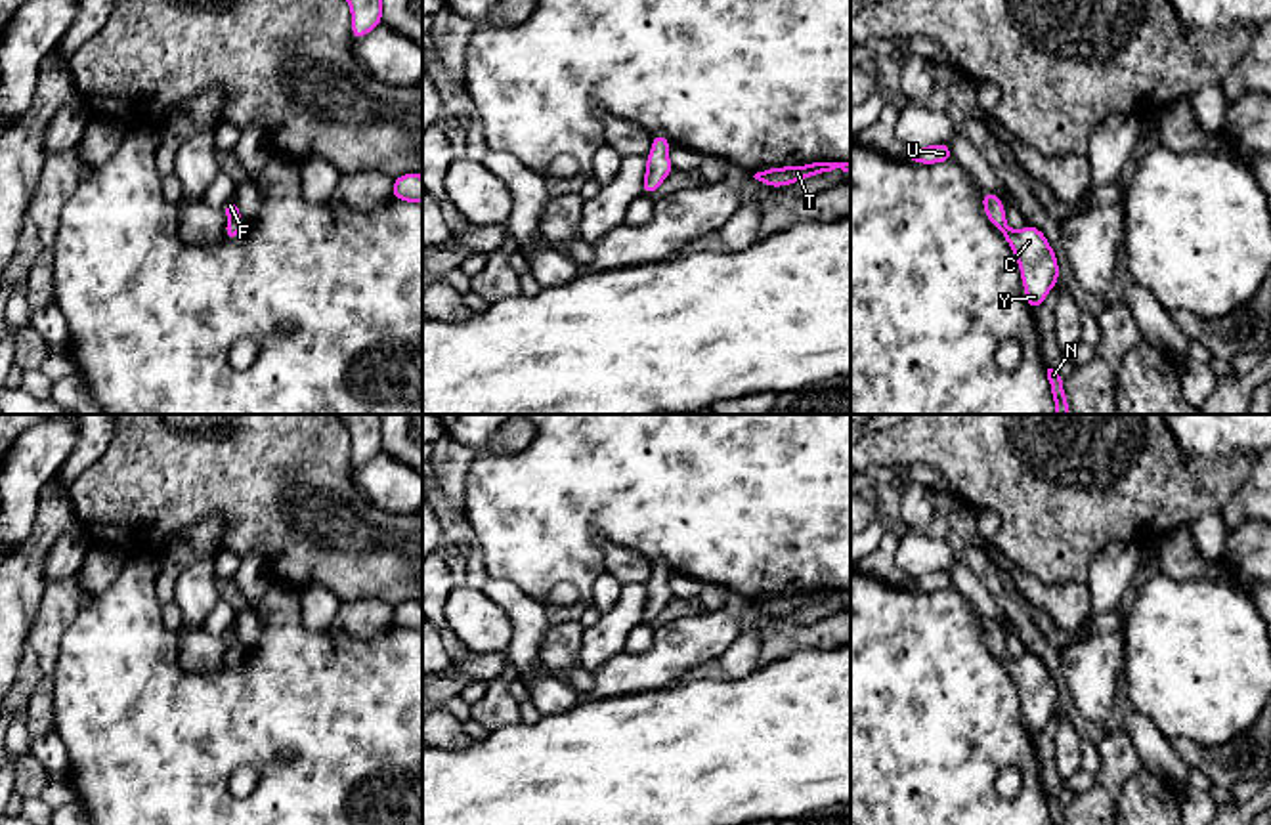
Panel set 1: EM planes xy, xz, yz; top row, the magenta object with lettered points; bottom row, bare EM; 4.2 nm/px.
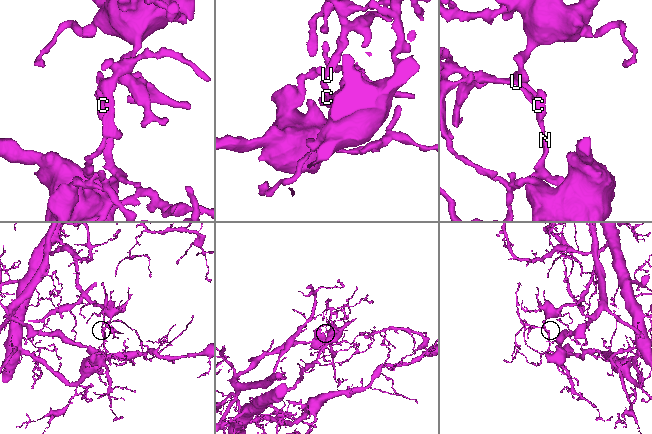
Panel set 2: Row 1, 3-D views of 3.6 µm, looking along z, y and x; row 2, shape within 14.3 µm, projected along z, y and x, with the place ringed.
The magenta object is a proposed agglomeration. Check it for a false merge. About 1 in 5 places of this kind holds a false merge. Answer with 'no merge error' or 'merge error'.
no merge error

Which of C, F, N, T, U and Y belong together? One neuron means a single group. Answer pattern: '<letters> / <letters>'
C F N T U Y

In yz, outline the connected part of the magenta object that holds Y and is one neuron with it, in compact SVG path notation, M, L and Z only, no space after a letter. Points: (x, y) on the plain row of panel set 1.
M982 619L982 636L990 651L1002 659L1009 670L1021 695L1026 730L1030 737L1036 739L1059 709L1059 691L1053 676L1045 663L1030 651L1019 659L1009 657L1005 634L996 621Z

